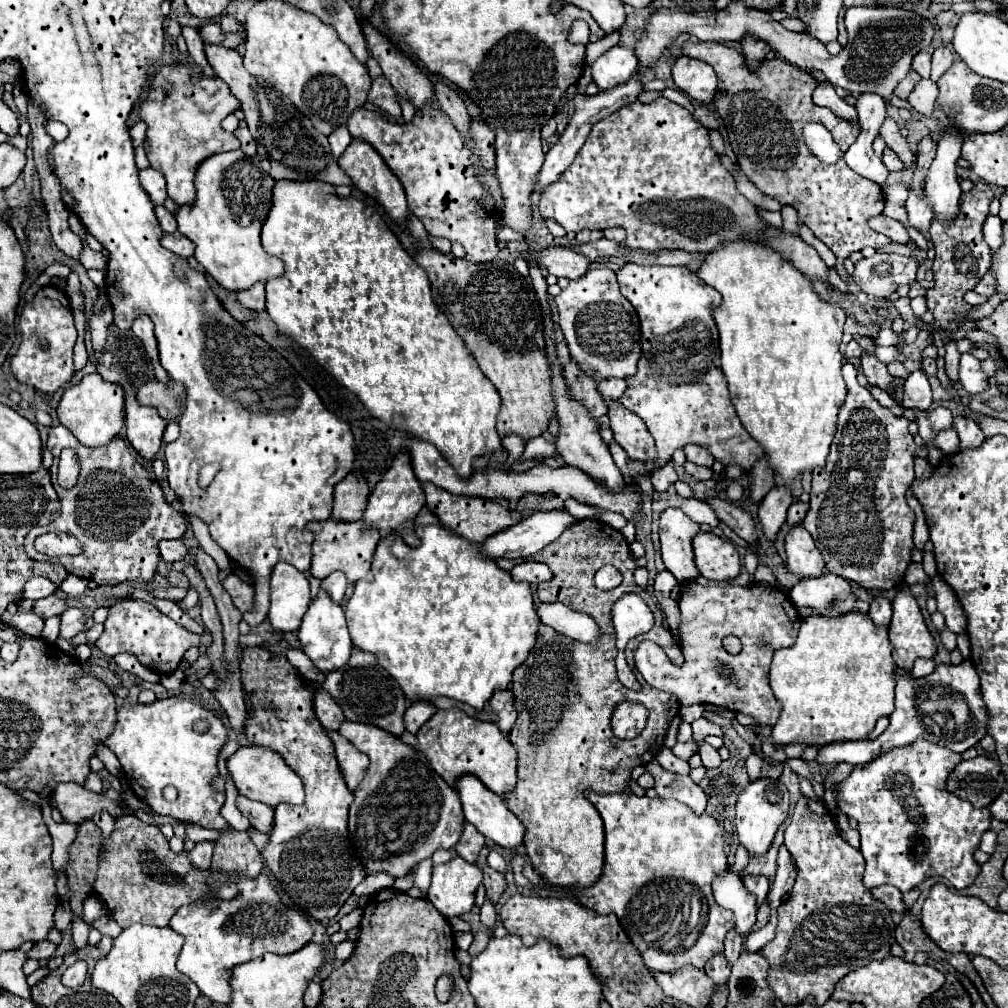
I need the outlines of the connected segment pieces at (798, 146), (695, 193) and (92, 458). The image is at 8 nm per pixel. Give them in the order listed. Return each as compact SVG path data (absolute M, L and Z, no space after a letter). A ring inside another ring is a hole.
M683 42L681 52L689 58L699 58L707 64L711 64L719 76L719 102L715 102L715 108L719 112L719 116L723 118L725 126L727 126L727 134L729 134L729 142L731 148L737 156L737 162L741 166L741 170L745 172L745 176L767 196L775 198L779 204L791 204L797 212L799 218L813 230L813 234L837 256L837 272L839 276L845 280L847 272L843 268L843 260L855 252L861 250L865 246L873 246L873 248L881 248L891 244L891 240L885 234L879 234L875 230L869 228L869 218L873 218L875 214L883 212L883 198L867 198L867 180L855 172L851 172L851 168L841 162L843 166L835 164L835 166L827 166L821 164L803 144L801 140L801 128L807 122L819 122L823 124L831 134L835 144L841 150L847 150L859 136L859 128L837 118L831 110L821 108L817 104L811 102L811 94L813 94L813 86L815 86L815 78L809 76L807 72L787 64L781 58L775 60L767 60L757 72L749 72L745 66L745 58L743 54L739 54L737 50L721 44L721 42Z
M657 98L651 104L633 102L599 120L587 136L583 148L579 150L575 162L561 174L551 190L543 194L541 214L545 218L553 218L565 230L573 232L579 232L583 228L605 230L609 226L623 226L627 232L625 246L649 252L661 248L679 248L685 252L709 254L719 246L741 238L767 244L813 282L813 288L823 302L843 308L843 312L849 318L855 318L857 324L871 328L873 340L877 340L879 336L879 326L871 320L871 314L861 306L857 296L851 292L841 292L829 284L829 268L821 260L817 250L809 246L801 236L791 234L783 228L773 228L759 216L757 208L737 190L735 178L723 168L719 156L713 152L709 144L709 132L691 116L691 112L667 98Z
M61 424L51 426L47 448L53 452L53 466L51 466L51 482L61 502L59 516L43 526L33 528L25 540L25 552L33 560L47 560L55 562L57 558L49 558L39 554L33 546L35 538L45 532L65 532L75 536L83 552L77 556L61 556L59 562L65 566L69 574L93 580L101 586L117 584L127 580L151 580L159 562L159 540L163 538L179 538L185 534L185 520L183 516L173 510L159 488L159 484L151 478L151 474L141 466L141 462L131 456L131 448L125 444L123 438L115 436L107 446L101 448L85 448L81 446L75 436ZM63 448L73 448L79 456L79 478L71 490L63 490L57 484L57 460Z

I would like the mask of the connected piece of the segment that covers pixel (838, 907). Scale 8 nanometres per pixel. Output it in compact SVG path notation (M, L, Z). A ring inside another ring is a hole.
M805 796L799 798L791 824L785 830L785 848L795 860L797 880L789 898L783 900L777 910L775 938L761 950L769 962L767 984L783 1006L797 1006L807 998L813 998L817 1006L823 1006L829 1000L835 984L845 974L873 960L883 960L889 956L889 948L895 942L895 922L891 918L891 910L873 900L869 890L863 886L861 878L865 860L857 848L849 846L841 838L831 814L823 808L821 802L809 800Z

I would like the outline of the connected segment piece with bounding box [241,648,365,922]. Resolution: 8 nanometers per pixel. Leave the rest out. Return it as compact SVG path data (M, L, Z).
M245 648L241 678L253 704L245 726L249 744L277 752L301 778L307 794L301 806L277 804L273 808L273 828L267 846L261 850L263 864L289 898L313 920L331 920L351 896L353 888L365 878L347 832L347 810L353 802L353 792L345 786L339 772L333 742L313 714L311 686L307 686L307 682L303 684L289 660L265 648Z

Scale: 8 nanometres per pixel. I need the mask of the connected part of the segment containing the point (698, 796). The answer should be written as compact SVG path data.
M657 760L649 762L647 770L655 776L655 792L659 798L679 800L679 802L687 804L691 808L691 812L695 812L697 816L701 816L705 812L707 798L705 798L703 790L689 776L667 772L657 764Z

